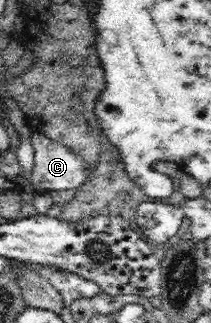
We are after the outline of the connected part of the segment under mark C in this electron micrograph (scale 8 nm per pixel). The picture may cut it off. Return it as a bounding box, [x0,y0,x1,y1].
[30,133,87,192]

